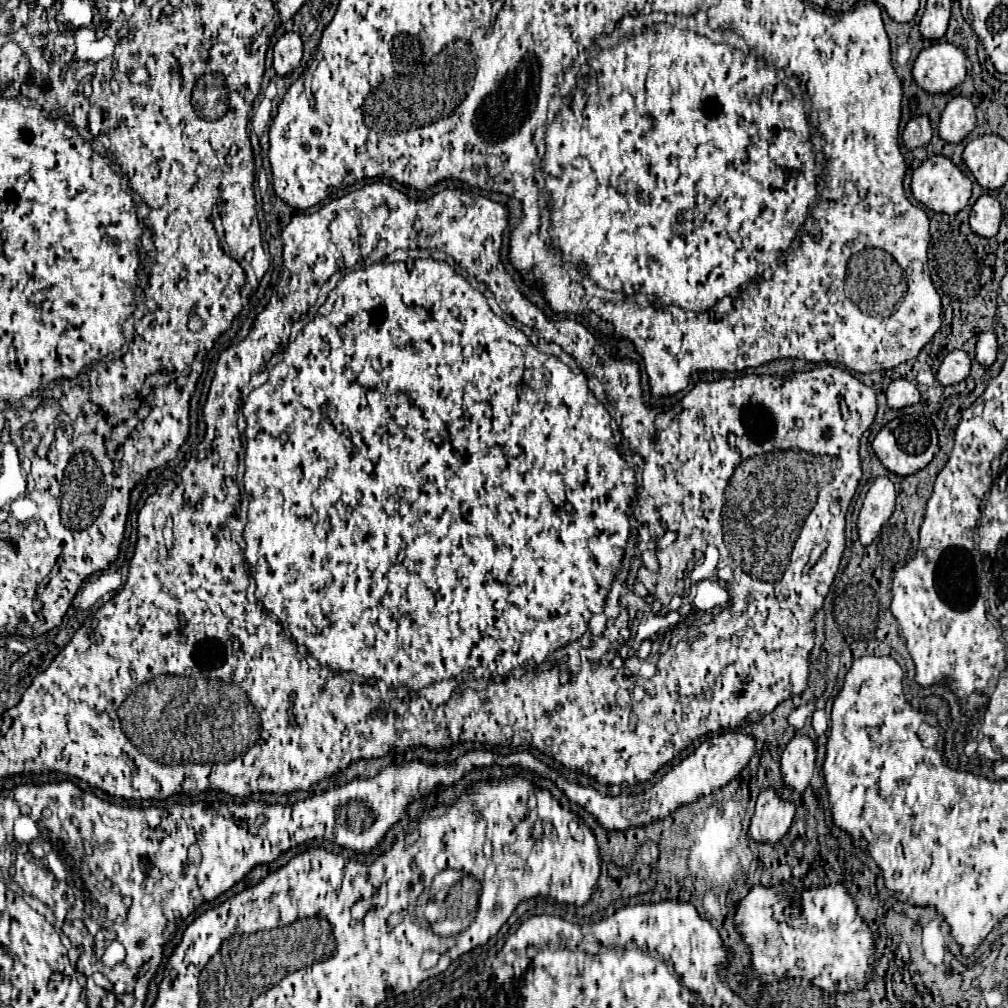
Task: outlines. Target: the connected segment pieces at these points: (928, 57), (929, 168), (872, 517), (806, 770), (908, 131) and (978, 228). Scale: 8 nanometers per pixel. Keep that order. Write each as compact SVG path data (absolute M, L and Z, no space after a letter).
M934 43L922 49L914 61L912 75L928 93L948 93L966 77L966 53L952 43Z
M934 155L914 171L912 195L936 213L954 215L968 205L972 181L948 157Z
M878 477L866 493L864 507L858 515L858 535L862 545L870 545L880 533L882 525L894 513L896 491L894 483L888 477Z
M806 735L794 737L786 745L780 761L784 783L796 791L804 791L814 775L814 759L816 759L816 749L812 739Z
M918 115L918 117L910 119L904 133L902 133L902 141L908 149L928 145L930 139L932 139L932 125L930 125L928 115Z
M982 195L970 211L970 229L980 237L994 237L1002 219L1000 203L992 195Z

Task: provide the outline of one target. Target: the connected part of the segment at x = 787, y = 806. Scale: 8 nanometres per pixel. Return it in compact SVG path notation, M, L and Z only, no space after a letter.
M772 787L760 791L756 801L756 813L750 823L748 835L754 841L776 843L780 841L792 825L796 807L792 801L780 797L780 793Z

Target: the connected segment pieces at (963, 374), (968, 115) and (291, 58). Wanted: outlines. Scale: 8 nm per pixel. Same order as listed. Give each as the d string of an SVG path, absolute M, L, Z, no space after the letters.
M952 351L944 357L936 377L942 385L956 385L970 375L970 357L964 351Z
M958 95L948 101L942 111L942 119L938 125L938 133L946 143L960 143L972 129L976 127L976 107L974 103Z
M286 33L274 45L274 69L280 77L292 73L302 61L302 39L296 33Z

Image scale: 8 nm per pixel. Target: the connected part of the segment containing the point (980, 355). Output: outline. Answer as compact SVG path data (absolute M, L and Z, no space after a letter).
M980 333L978 343L976 343L976 359L982 367L990 367L996 361L998 355L998 341L996 333Z

